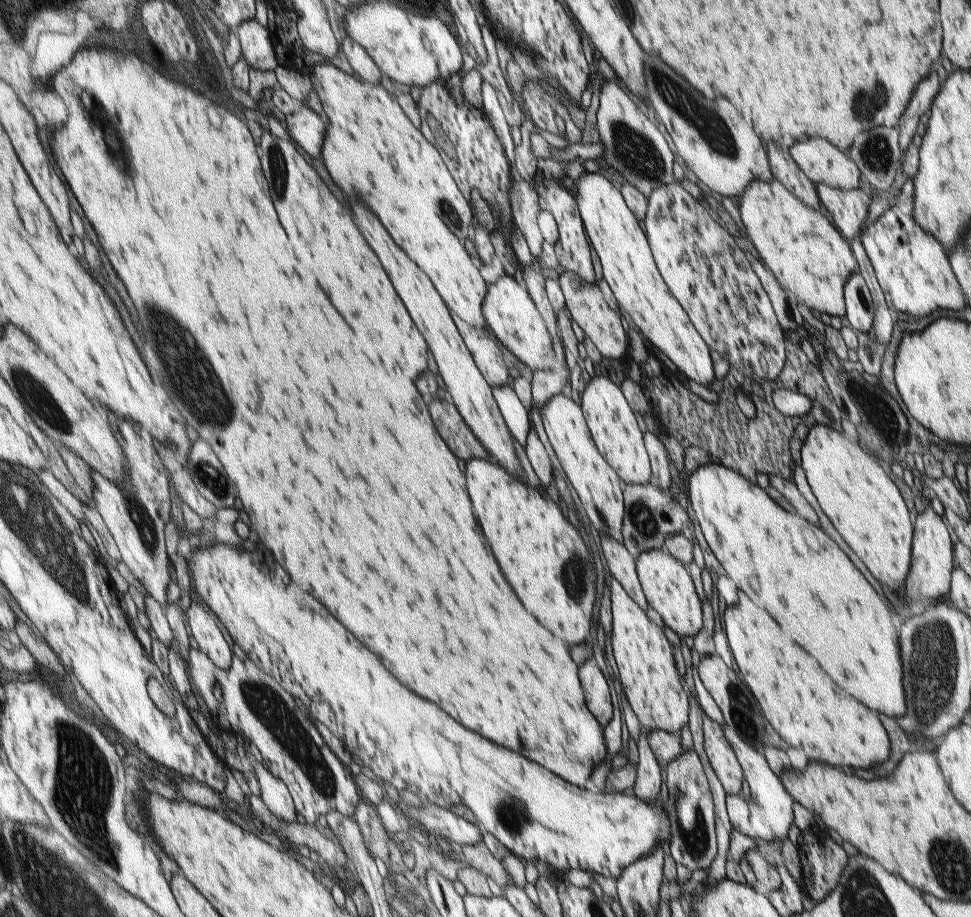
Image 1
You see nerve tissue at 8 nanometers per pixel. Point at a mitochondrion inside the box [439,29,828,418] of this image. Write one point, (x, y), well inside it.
(676, 96)

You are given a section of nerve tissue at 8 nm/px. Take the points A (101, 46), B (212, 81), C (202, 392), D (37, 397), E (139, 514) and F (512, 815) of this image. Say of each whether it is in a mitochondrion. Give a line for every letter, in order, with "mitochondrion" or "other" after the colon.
A: other
B: other
C: mitochondrion
D: mitochondrion
E: mitochondrion
F: mitochondrion

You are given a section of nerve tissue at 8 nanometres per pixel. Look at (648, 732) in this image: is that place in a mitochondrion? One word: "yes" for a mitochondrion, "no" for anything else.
no

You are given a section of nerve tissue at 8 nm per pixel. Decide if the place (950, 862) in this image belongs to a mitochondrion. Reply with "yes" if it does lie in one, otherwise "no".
yes

